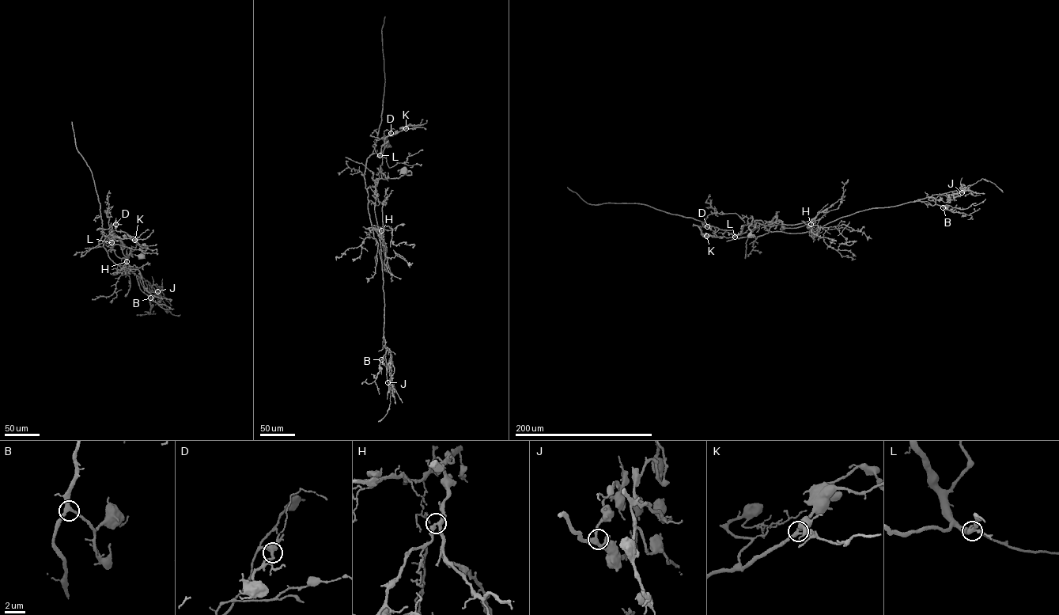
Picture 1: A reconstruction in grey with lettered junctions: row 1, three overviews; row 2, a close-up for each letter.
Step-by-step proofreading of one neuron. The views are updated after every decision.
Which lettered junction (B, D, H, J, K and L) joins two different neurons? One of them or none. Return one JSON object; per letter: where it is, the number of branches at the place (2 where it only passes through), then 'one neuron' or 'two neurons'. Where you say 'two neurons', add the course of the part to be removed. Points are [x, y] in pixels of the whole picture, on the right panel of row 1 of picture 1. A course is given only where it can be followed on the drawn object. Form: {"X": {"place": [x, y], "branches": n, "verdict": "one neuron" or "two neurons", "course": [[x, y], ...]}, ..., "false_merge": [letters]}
{"B": {"place": [943, 207], "branches": 3, "verdict": "one neuron"}, "D": {"place": [707, 226], "branches": 3, "verdict": "one neuron"}, "H": {"place": [811, 224], "branches": 3, "verdict": "one neuron"}, "J": {"place": [962, 192], "branches": 3, "verdict": "one neuron"}, "K": {"place": [706, 236], "branches": 3, "verdict": "one neuron"}, "L": {"place": [735, 237], "branches": 3, "verdict": "one neuron"}, "false_merge": []}

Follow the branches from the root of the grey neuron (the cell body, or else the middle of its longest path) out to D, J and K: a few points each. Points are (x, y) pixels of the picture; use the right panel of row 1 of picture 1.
D: (749, 235), (751, 216), (754, 220), (762, 221), (769, 232), (738, 238), (731, 230), (707, 226)
J: (749, 235), (751, 216), (754, 220), (761, 220), (769, 231), (800, 233), (866, 210), (962, 192)
K: (749, 235), (751, 216), (754, 220), (762, 221), (769, 232), (739, 238), (731, 233), (735, 237), (706, 236)

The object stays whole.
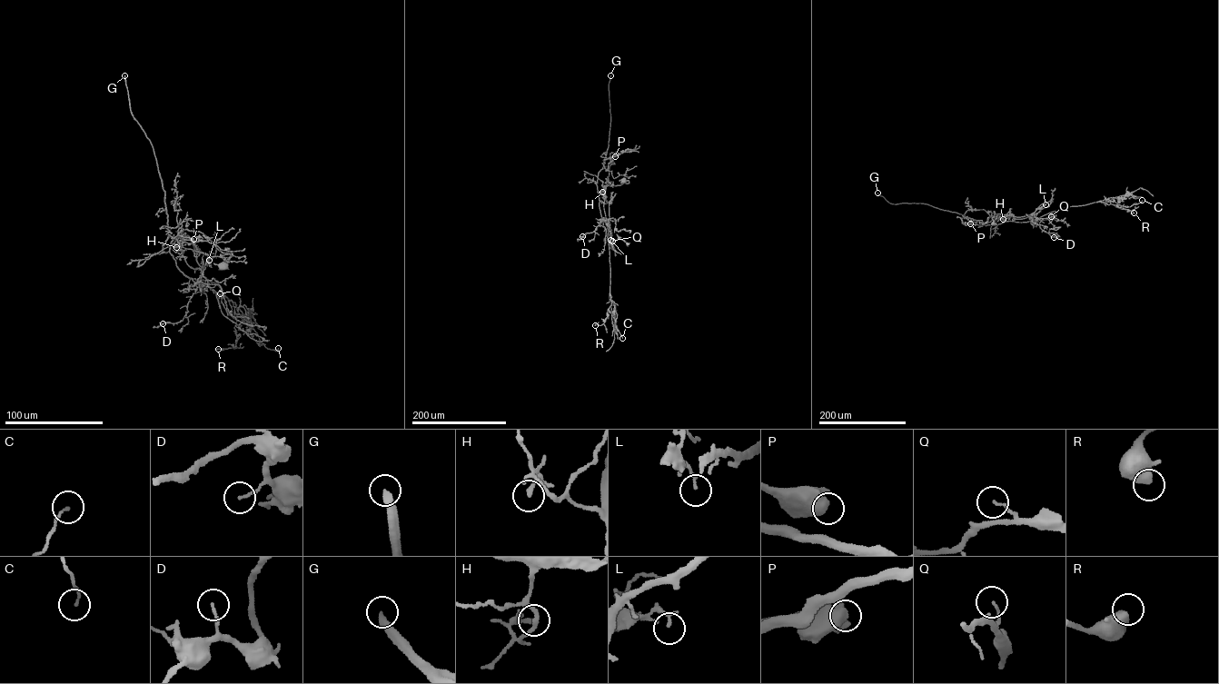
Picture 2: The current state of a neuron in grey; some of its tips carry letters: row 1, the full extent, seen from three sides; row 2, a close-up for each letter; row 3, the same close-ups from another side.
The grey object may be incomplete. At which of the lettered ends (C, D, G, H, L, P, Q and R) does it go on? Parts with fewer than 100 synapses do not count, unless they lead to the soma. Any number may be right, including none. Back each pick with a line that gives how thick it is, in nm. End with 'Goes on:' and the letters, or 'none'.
G: 320 nm thick
Goes on: G

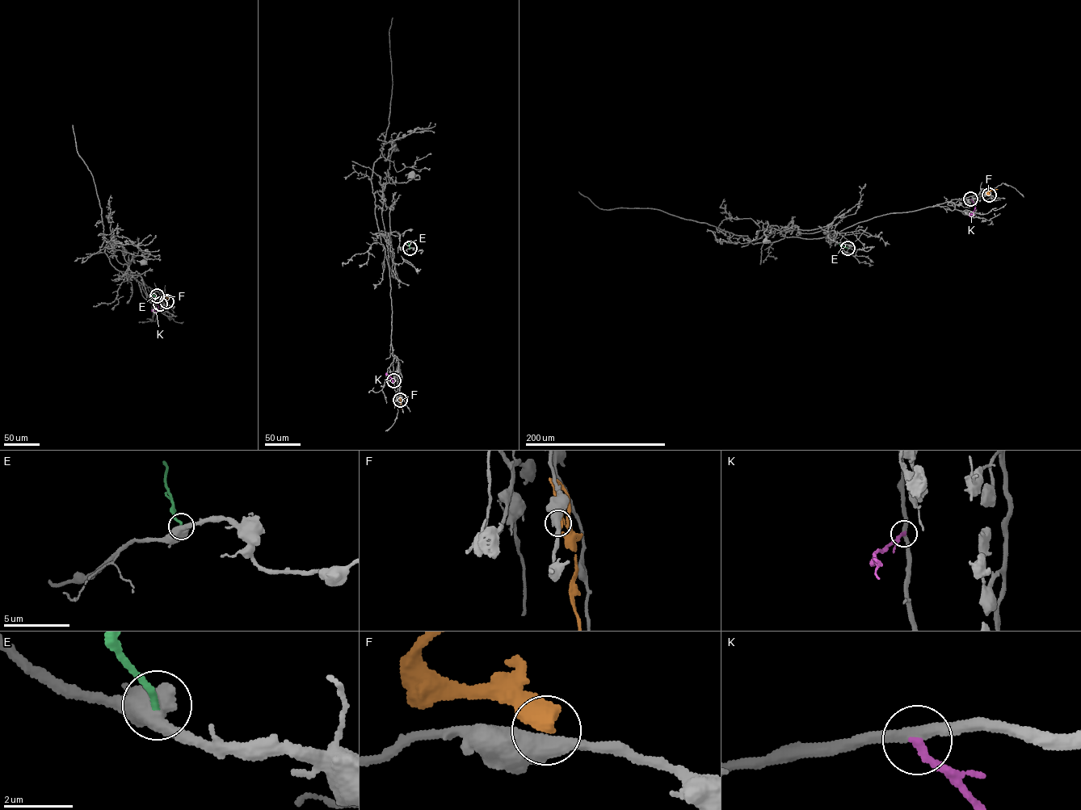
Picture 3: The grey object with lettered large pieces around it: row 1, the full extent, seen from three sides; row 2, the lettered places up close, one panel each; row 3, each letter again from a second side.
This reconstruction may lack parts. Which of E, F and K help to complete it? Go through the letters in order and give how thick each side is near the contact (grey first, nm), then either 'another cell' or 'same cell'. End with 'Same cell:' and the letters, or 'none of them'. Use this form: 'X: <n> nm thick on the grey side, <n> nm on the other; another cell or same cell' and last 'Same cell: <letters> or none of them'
E: 500 nm thick on the grey side, 170 nm on the other; same cell
F: 500 nm thick on the grey side, 550 nm on the other; another cell
K: 320 nm thick on the grey side, 220 nm on the other; another cell
Same cell: E

